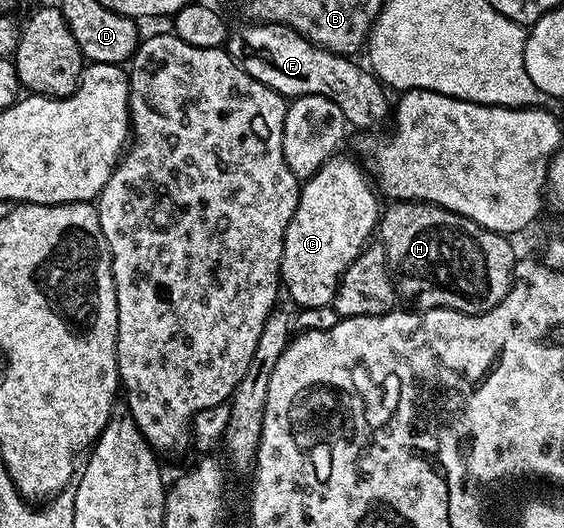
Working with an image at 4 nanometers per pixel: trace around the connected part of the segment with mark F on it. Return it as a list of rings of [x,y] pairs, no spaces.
[[[247,21],[244,24],[230,32],[225,48],[250,77],[291,101],[305,95],[332,99],[341,107],[346,122],[359,131],[379,131],[386,123],[388,126],[393,103],[387,100],[388,88],[379,82],[374,71],[358,67],[354,58],[316,47],[301,32],[283,23]]]

